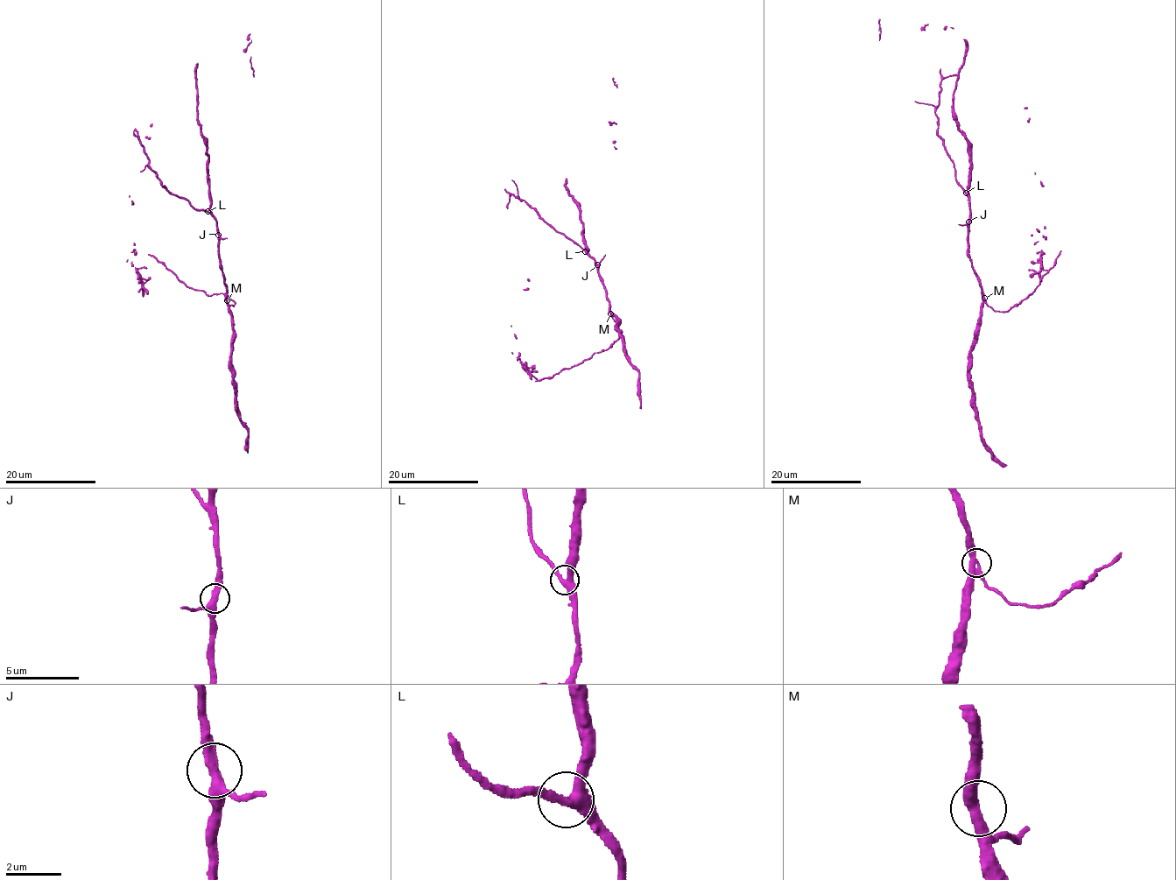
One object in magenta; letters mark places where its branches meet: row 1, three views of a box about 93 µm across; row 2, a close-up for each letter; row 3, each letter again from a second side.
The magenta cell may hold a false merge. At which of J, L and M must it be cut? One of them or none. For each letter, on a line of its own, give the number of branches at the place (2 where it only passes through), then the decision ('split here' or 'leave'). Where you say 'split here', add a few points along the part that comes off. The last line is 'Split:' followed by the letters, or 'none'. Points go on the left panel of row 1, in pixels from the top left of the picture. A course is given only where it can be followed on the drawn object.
J: 3 | leave
L: 3 | leave
M: 3 | split here | (227, 301), (233, 306), (235, 301), (221, 294), (209, 295), (190, 289), (148, 254)
Split: M

